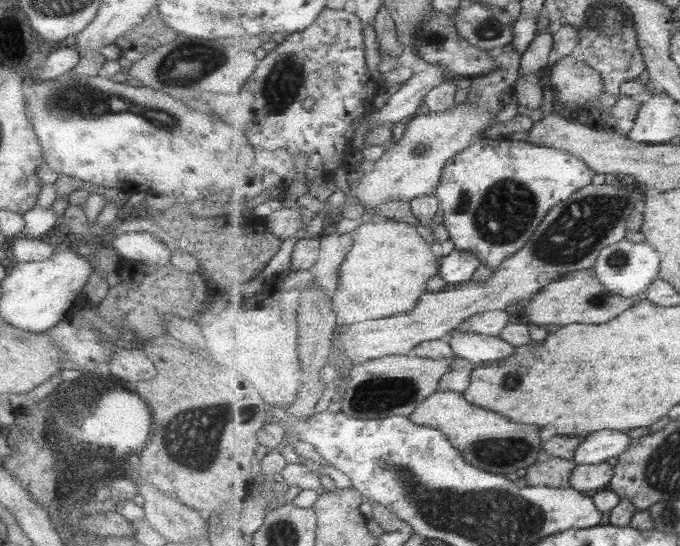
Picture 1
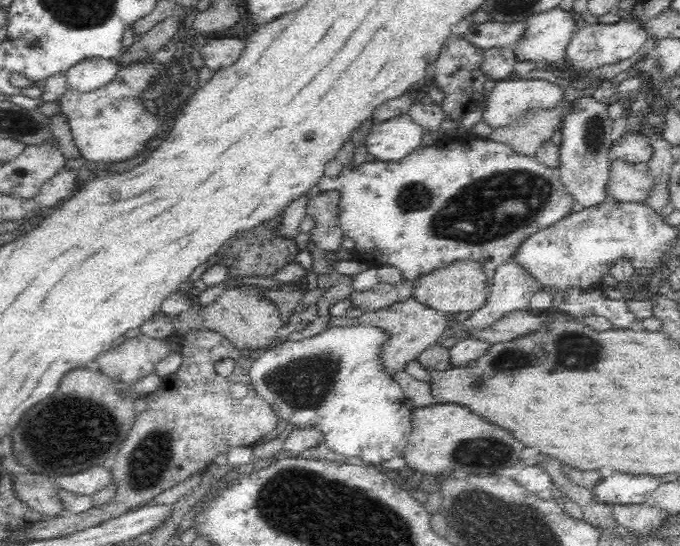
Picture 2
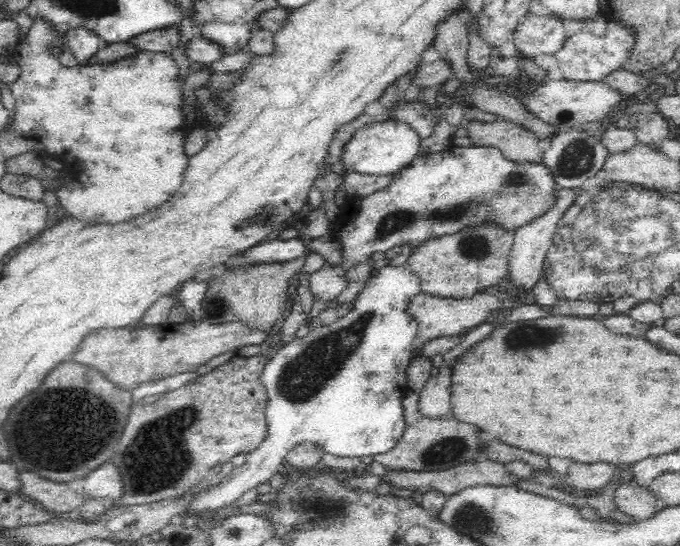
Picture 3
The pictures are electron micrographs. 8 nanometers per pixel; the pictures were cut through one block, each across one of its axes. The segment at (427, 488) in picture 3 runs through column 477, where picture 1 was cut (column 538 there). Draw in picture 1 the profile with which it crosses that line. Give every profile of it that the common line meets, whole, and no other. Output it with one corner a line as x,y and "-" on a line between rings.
544,457
527,469
525,476
528,486
550,488
571,488
572,472
578,465
574,460
558,457

